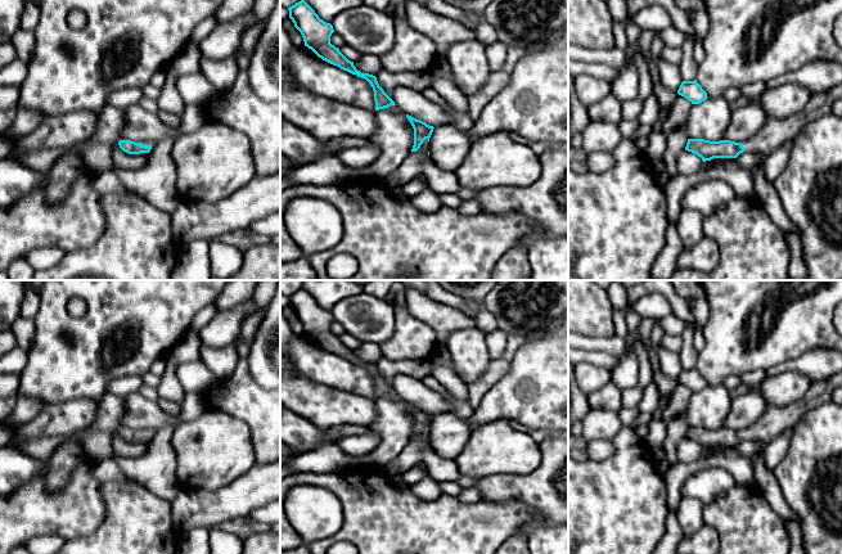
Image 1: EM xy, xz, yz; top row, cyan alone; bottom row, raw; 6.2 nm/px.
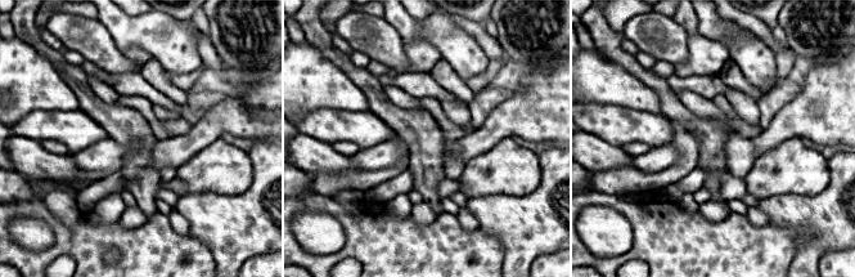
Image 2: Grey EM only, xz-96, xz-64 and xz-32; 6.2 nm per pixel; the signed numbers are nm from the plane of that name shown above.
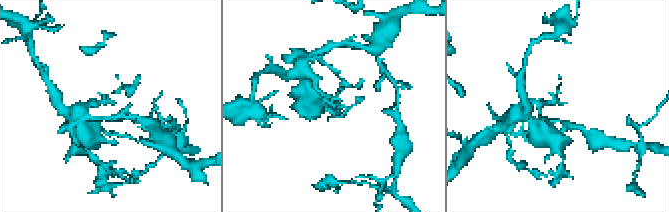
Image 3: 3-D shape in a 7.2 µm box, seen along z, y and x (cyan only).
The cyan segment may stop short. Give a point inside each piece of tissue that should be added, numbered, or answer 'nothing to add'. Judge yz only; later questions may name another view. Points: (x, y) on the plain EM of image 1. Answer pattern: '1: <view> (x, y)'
1: yz (777, 419)

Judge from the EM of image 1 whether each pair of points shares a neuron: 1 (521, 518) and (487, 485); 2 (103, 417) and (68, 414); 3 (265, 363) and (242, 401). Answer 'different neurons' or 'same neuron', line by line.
1: different neurons
2: different neurons
3: different neurons

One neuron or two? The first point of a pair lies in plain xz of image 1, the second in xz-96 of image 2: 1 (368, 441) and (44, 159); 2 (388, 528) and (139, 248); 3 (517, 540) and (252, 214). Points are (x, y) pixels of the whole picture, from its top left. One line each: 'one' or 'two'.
1: two
2: one
3: one

